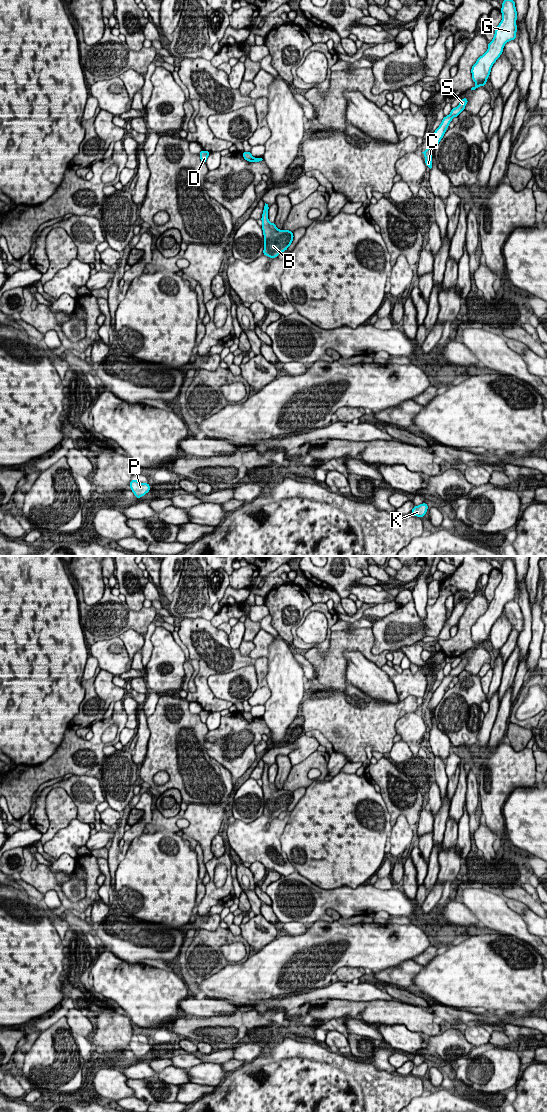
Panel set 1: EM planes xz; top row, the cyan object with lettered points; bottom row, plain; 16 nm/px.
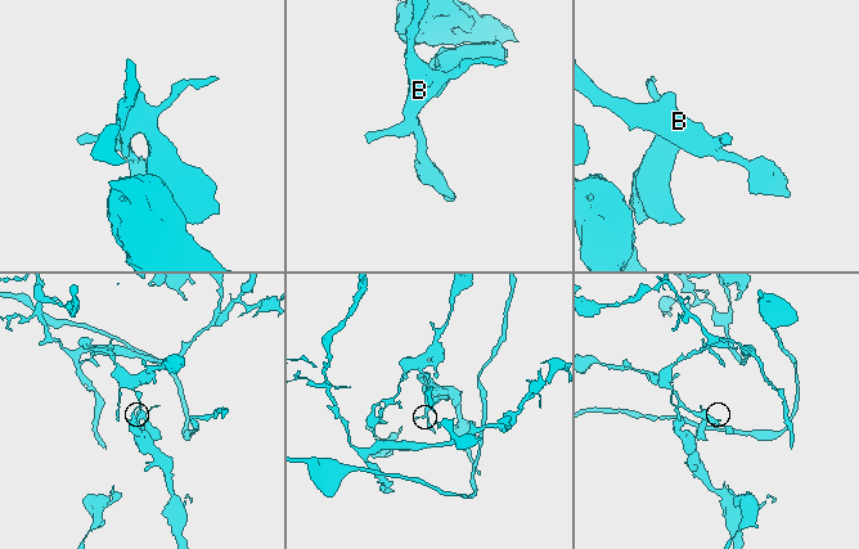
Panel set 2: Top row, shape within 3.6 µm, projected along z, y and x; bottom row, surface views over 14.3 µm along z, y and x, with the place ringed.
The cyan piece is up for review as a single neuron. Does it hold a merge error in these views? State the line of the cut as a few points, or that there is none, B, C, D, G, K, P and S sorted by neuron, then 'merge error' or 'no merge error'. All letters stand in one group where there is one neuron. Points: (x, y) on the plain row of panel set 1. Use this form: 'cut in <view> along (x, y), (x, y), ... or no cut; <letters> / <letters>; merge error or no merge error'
cut in xz along (254, 718), (252, 721); B D P / C G K S; merge error

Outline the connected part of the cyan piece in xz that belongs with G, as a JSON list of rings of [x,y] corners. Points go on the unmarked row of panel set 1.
[[[506,558],[501,565],[502,580],[495,589],[494,598],[488,603],[487,611],[477,619],[471,628],[472,640],[476,643],[476,646],[471,650],[486,646],[491,628],[502,614],[505,604],[508,601],[516,600],[517,571],[515,561]]]

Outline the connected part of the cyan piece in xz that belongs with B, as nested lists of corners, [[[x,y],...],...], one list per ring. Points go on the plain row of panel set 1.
[[[265,763],[262,780],[262,790],[264,795],[264,810],[263,815],[270,818],[278,817],[280,813],[287,810],[291,805],[294,795],[293,791],[279,790],[275,783],[270,783],[268,780],[269,765]]]

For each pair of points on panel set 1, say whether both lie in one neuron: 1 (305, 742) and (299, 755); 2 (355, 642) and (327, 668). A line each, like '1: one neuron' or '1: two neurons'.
1: one neuron
2: one neuron

